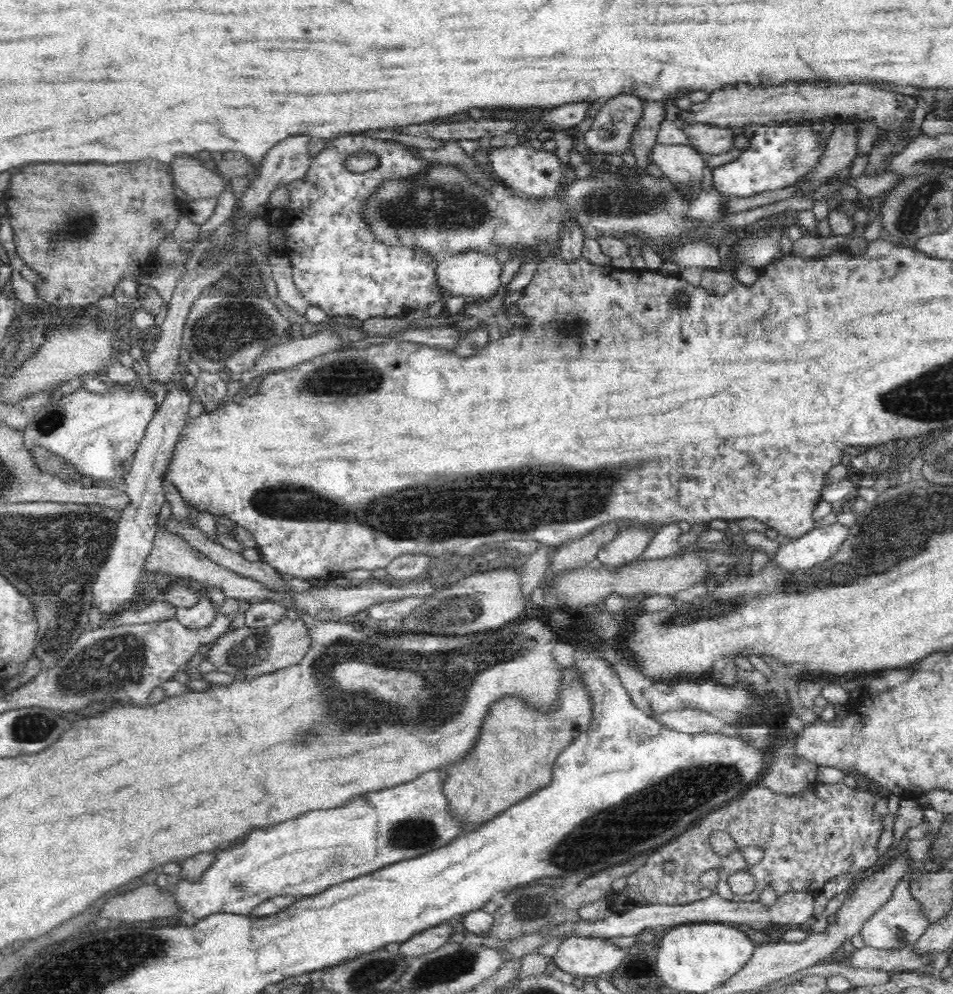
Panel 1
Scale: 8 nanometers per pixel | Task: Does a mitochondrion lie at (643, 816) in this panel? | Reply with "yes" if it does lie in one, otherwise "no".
yes

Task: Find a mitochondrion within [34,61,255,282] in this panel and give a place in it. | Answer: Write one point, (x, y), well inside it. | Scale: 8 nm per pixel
(72, 225)

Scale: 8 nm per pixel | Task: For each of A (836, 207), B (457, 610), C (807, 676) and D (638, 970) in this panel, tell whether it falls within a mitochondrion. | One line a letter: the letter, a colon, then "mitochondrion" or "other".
A: other
B: mitochondrion
C: other
D: other

